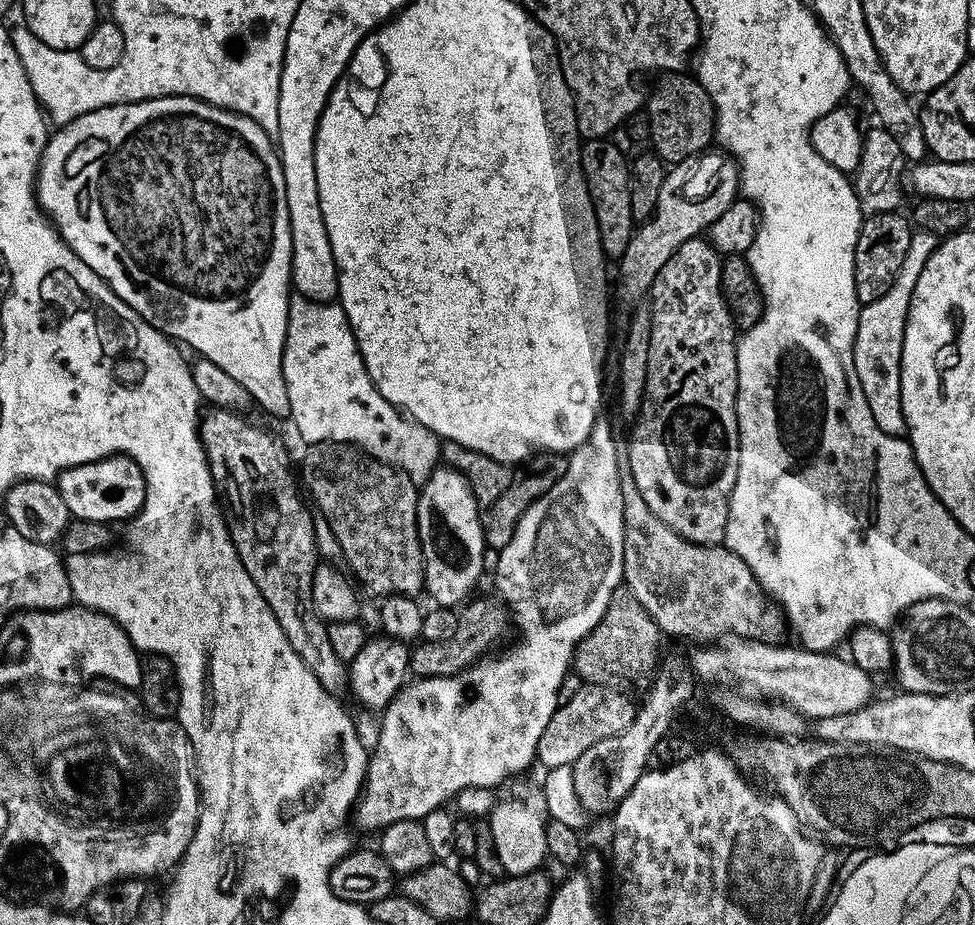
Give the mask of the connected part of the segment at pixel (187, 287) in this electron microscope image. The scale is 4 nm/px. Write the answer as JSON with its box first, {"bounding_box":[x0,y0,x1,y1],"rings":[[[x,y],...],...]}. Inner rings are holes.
{"bounding_box":[35,96,293,420],"rings":[[[163,96],[162,98],[143,100],[142,102],[106,106],[94,110],[90,114],[82,114],[70,121],[69,124],[60,124],[57,129],[57,132],[55,129],[49,135],[48,145],[44,147],[44,153],[40,159],[40,169],[36,171],[35,186],[36,199],[41,211],[50,217],[51,225],[59,232],[61,238],[66,242],[66,246],[70,250],[74,250],[74,254],[78,254],[78,258],[82,258],[82,262],[86,262],[86,266],[90,266],[90,270],[94,270],[94,274],[98,274],[98,278],[106,281],[110,286],[110,290],[114,290],[114,294],[118,298],[122,298],[122,302],[126,302],[126,306],[130,306],[143,320],[150,322],[159,332],[164,333],[173,341],[179,342],[181,345],[189,344],[196,351],[194,353],[197,357],[204,357],[216,366],[221,367],[226,374],[230,374],[230,378],[234,378],[239,385],[244,386],[251,394],[253,401],[257,405],[261,404],[274,419],[284,420],[287,416],[289,419],[293,415],[293,411],[290,406],[290,394],[286,390],[286,382],[284,381],[282,354],[286,342],[286,326],[288,325],[288,297],[292,288],[292,243],[290,242],[290,210],[286,210],[286,182],[282,182],[282,166],[273,137],[264,132],[250,118],[225,108],[215,108],[213,104],[208,104],[205,100],[196,100],[193,96]]]}

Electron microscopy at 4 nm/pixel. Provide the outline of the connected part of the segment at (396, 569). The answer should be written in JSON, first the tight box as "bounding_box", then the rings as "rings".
{"bounding_box":[298,440,424,598],"rings":[[[323,440],[307,445],[304,457],[298,460],[298,476],[303,487],[312,491],[315,511],[330,524],[334,538],[342,548],[342,557],[352,567],[351,575],[361,580],[376,598],[386,596],[419,597],[424,592],[424,559],[418,534],[416,498],[418,486],[405,472],[383,464],[354,444]]]}

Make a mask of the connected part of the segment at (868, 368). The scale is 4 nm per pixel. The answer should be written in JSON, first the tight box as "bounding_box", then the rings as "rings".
{"bounding_box":[854,231,937,436],"rings":[[[913,231],[910,250],[906,250],[906,258],[902,258],[894,286],[890,286],[890,290],[886,290],[878,302],[863,305],[858,318],[858,330],[854,338],[854,370],[858,374],[858,382],[862,382],[862,394],[866,394],[866,402],[870,406],[870,414],[874,414],[874,422],[878,422],[878,430],[891,436],[904,436],[908,430],[902,414],[902,342],[910,298],[914,294],[914,286],[918,286],[918,274],[922,274],[922,266],[926,266],[937,243],[937,237],[929,232]]]}

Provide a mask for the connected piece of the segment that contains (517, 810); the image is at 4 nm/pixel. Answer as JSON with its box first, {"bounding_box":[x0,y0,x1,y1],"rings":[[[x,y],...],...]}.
{"bounding_box":[486,784,549,876],"rings":[[[516,784],[511,785],[512,796],[497,799],[495,808],[491,815],[487,817],[486,823],[490,826],[490,830],[494,834],[494,850],[498,854],[498,858],[502,858],[502,866],[508,876],[526,876],[530,872],[535,872],[541,867],[540,863],[546,860],[549,855],[547,848],[547,823],[546,813],[547,804],[543,791],[539,787],[536,788],[532,784]]]}

